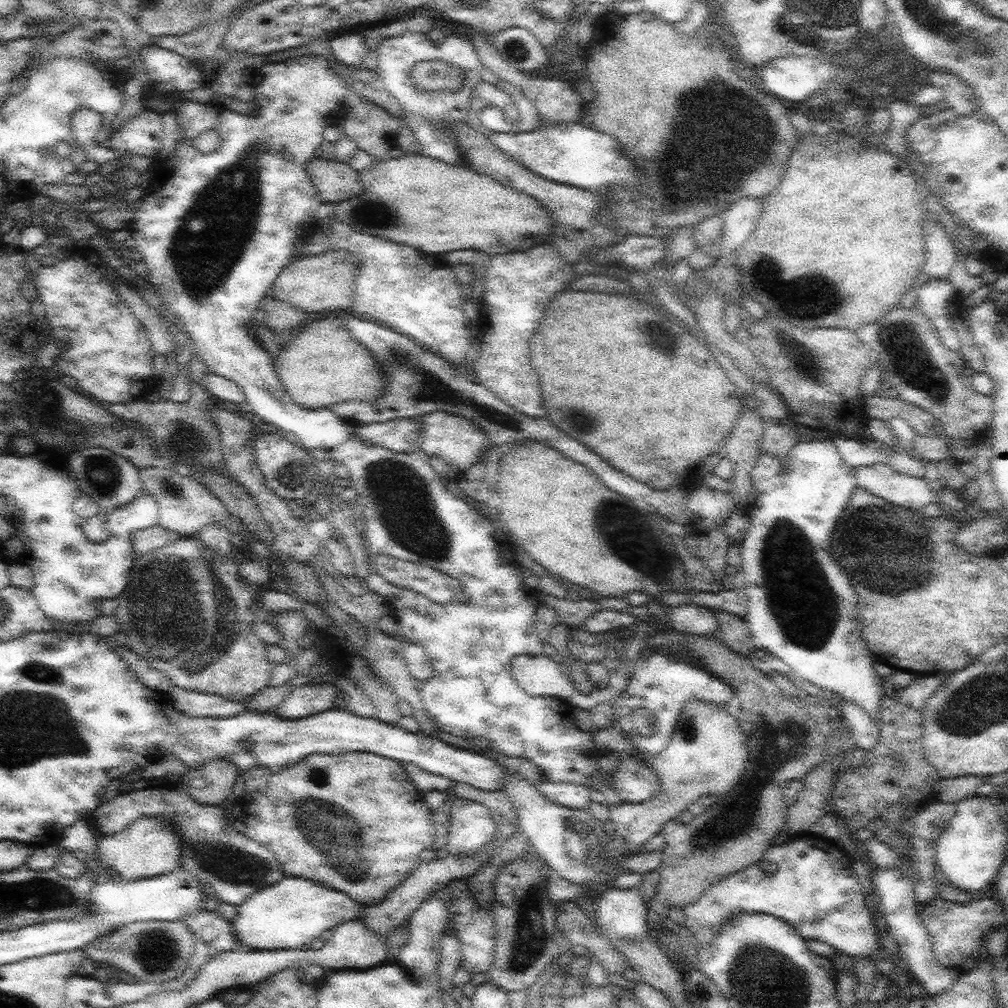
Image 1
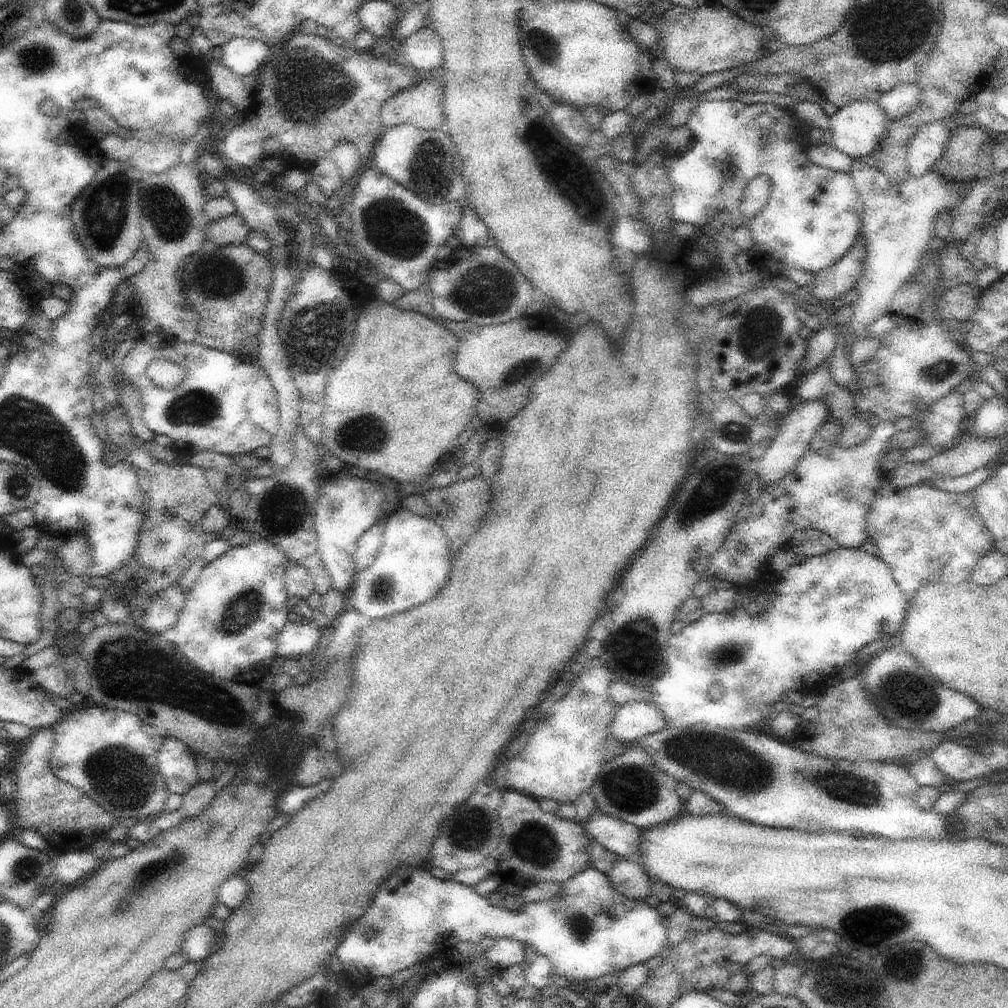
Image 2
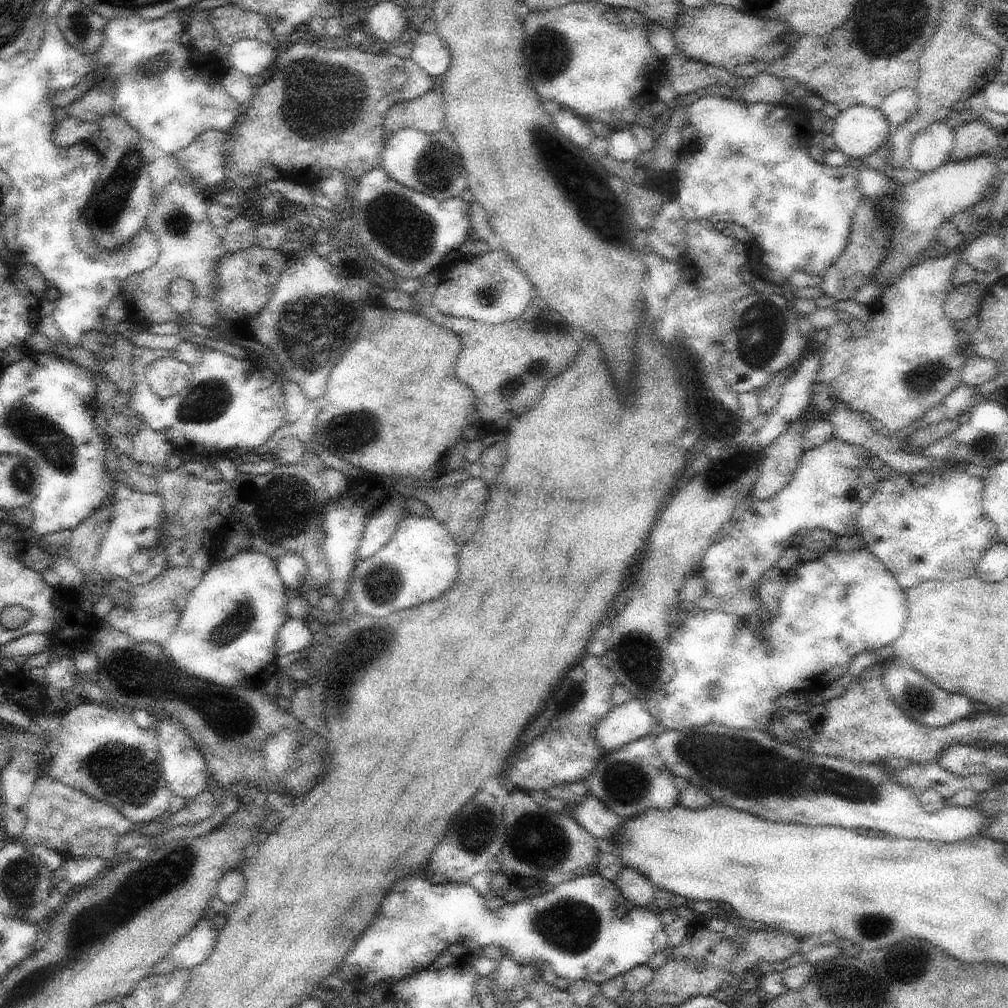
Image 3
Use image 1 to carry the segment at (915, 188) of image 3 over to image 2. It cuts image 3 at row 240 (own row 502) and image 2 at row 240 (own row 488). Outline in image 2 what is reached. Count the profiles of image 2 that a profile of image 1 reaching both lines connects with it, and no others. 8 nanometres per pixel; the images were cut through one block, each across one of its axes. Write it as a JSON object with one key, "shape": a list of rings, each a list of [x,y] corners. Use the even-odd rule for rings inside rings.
{"shape":[[[859,159],[854,161],[849,174],[863,203],[864,215],[859,234],[862,234],[866,248],[862,276],[854,286],[858,300],[852,304],[854,310],[848,324],[843,326],[844,338],[851,348],[852,342],[869,338],[871,324],[888,313],[898,290],[915,276],[920,258],[935,247],[938,214],[958,206],[966,190],[971,188],[971,182],[950,182],[946,176],[928,172],[920,178],[910,177],[900,186],[894,186],[875,165],[870,166]]]}

